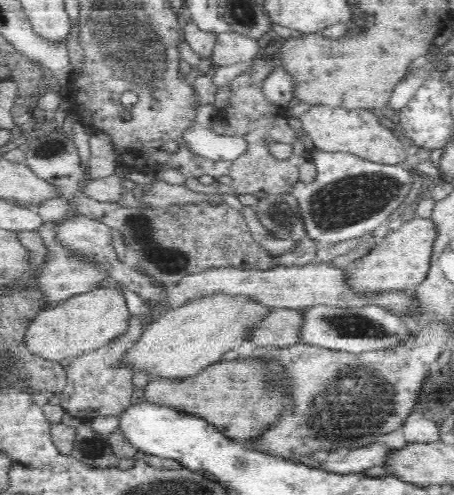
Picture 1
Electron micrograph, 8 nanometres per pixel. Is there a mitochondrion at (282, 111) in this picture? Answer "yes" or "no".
no

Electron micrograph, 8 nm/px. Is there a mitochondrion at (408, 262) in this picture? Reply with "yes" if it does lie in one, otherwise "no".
no

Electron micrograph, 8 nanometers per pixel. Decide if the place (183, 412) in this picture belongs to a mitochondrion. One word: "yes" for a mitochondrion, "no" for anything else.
no

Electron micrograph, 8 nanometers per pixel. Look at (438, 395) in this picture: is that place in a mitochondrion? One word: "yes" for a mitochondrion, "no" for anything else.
yes

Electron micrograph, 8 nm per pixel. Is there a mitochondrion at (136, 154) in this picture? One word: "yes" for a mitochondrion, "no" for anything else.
no

